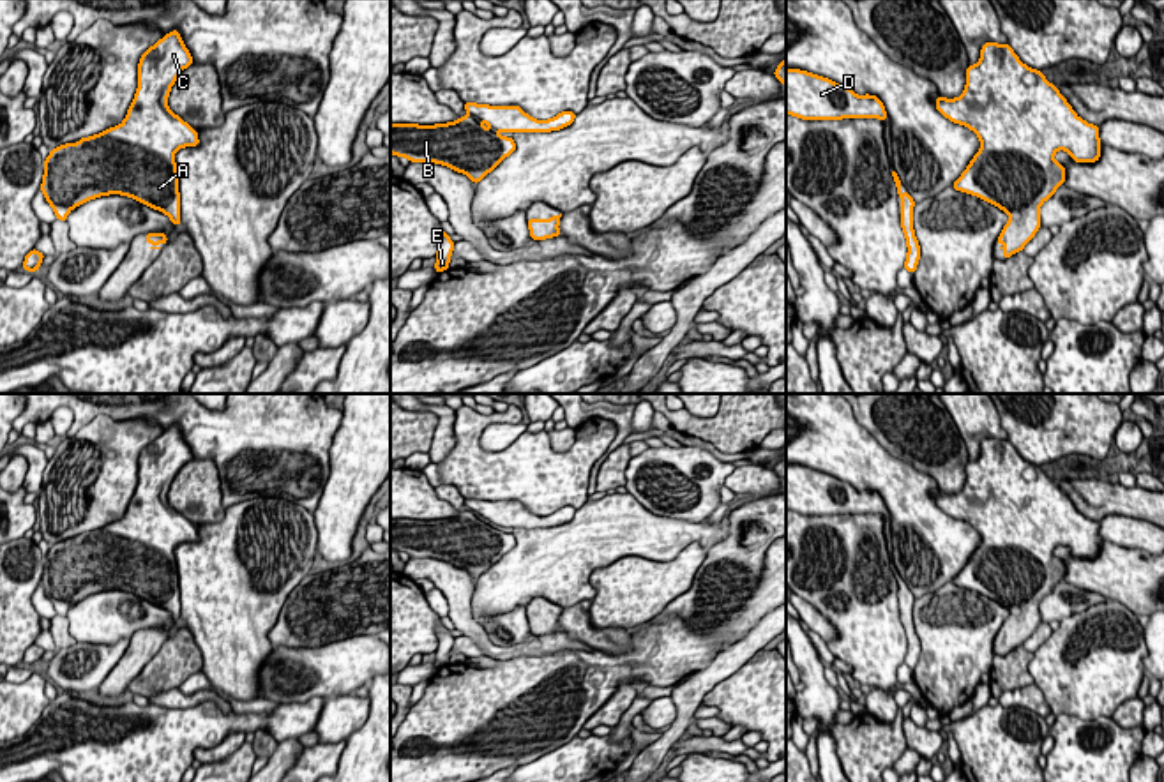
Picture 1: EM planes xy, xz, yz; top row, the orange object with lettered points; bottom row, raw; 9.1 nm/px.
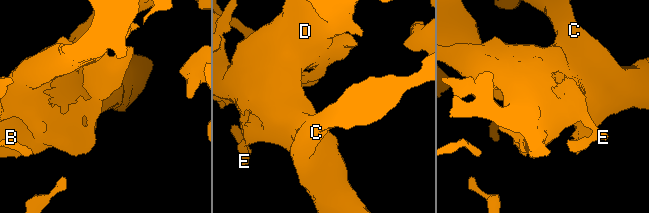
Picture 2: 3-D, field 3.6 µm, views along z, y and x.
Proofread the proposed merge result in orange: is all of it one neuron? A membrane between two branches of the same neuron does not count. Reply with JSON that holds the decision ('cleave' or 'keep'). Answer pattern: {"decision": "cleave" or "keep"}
{"decision": "keep"}

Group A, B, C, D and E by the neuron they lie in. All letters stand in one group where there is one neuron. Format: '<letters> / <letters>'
A B C D E

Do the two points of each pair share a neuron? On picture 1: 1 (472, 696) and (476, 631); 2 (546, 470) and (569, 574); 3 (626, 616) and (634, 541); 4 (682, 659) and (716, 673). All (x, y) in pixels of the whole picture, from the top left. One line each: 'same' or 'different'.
1: different
2: different
3: different
4: different

